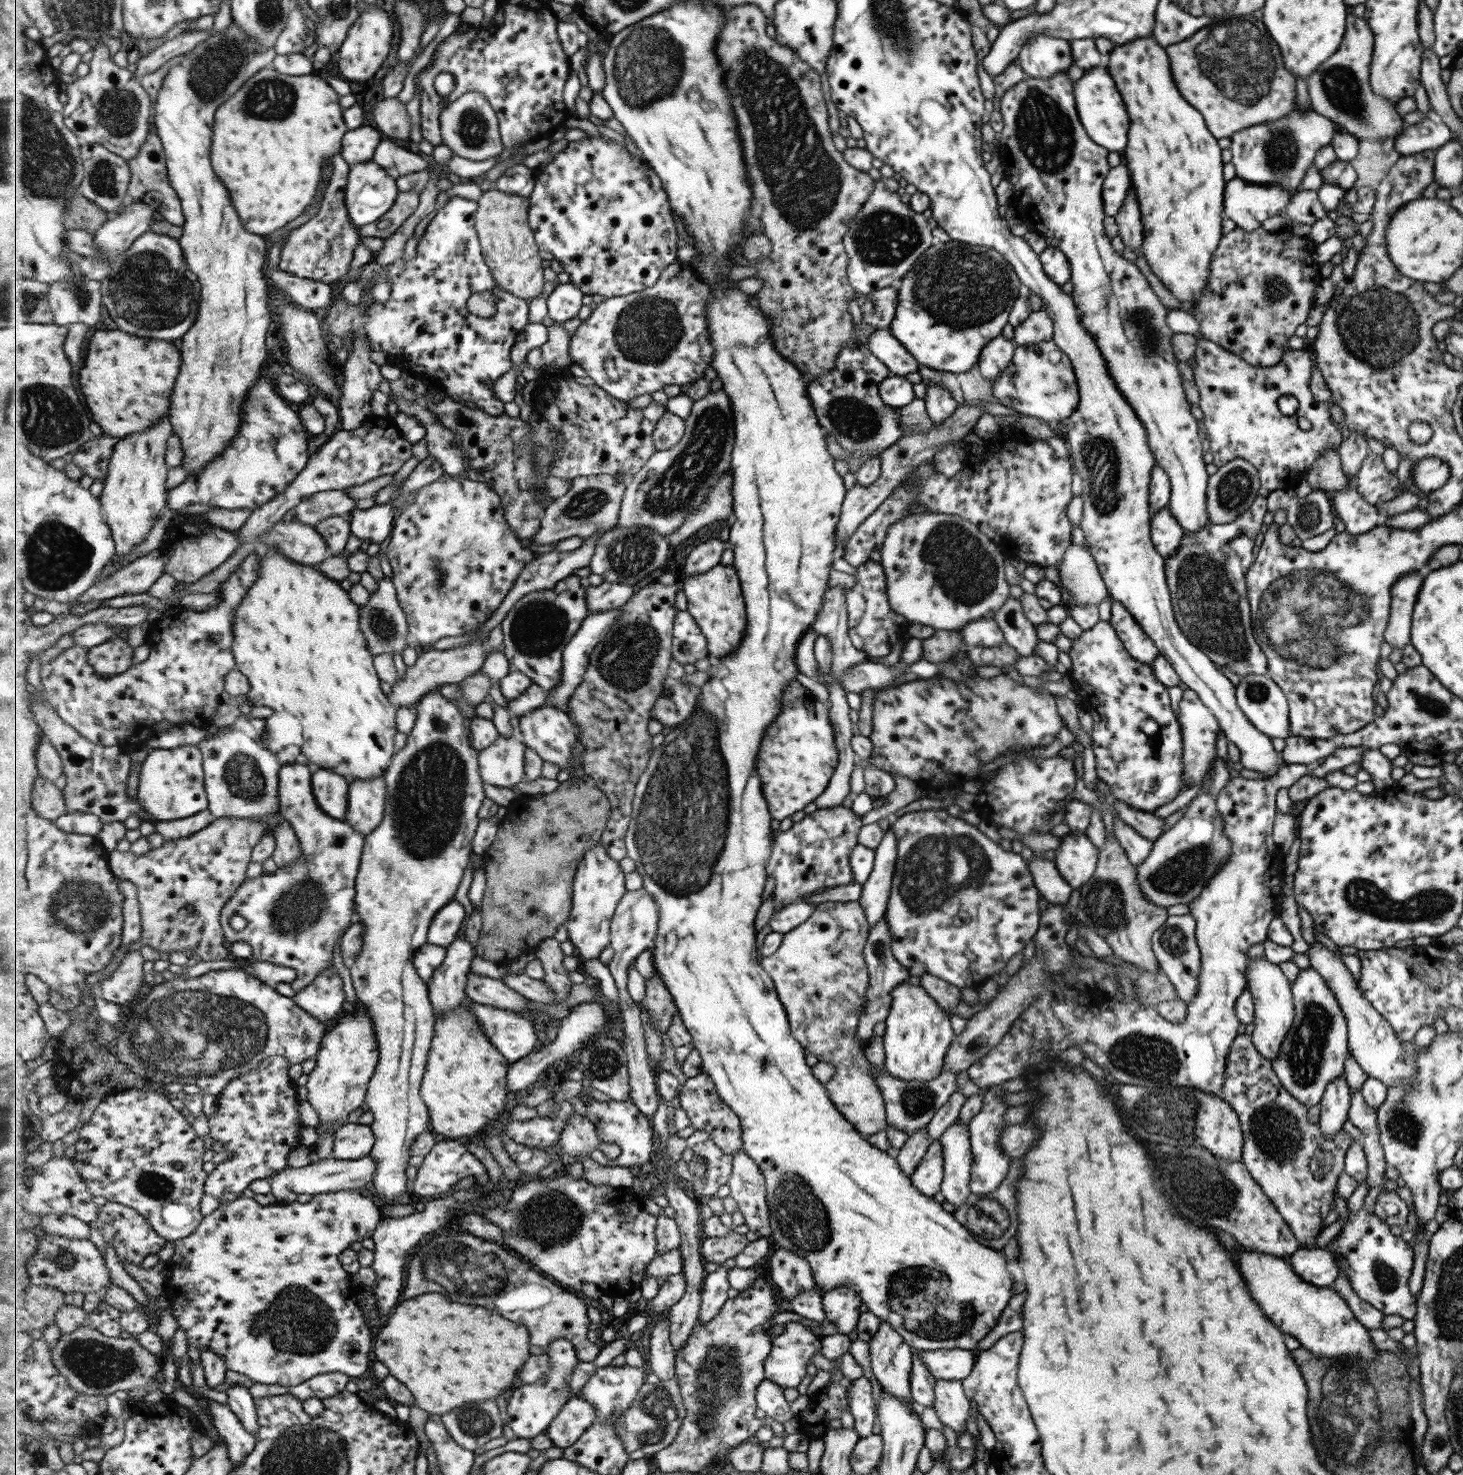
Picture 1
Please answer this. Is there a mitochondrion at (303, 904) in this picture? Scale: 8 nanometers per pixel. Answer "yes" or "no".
yes

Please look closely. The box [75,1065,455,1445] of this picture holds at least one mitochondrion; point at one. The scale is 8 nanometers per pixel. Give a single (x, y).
(298, 1323)

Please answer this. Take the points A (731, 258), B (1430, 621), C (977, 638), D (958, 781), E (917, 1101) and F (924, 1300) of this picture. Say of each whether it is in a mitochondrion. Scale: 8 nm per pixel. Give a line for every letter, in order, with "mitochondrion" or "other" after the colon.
A: other
B: other
C: other
D: other
E: mitochondrion
F: mitochondrion

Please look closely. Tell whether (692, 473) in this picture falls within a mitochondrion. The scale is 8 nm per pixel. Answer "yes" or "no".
yes

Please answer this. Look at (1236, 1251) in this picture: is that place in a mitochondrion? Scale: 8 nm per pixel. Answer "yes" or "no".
no

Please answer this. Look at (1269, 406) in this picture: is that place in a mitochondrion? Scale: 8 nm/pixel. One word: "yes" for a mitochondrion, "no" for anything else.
no

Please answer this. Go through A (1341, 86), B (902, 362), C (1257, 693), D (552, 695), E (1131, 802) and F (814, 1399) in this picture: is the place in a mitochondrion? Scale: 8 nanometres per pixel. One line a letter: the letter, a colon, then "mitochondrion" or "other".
A: mitochondrion
B: other
C: mitochondrion
D: other
E: other
F: other

